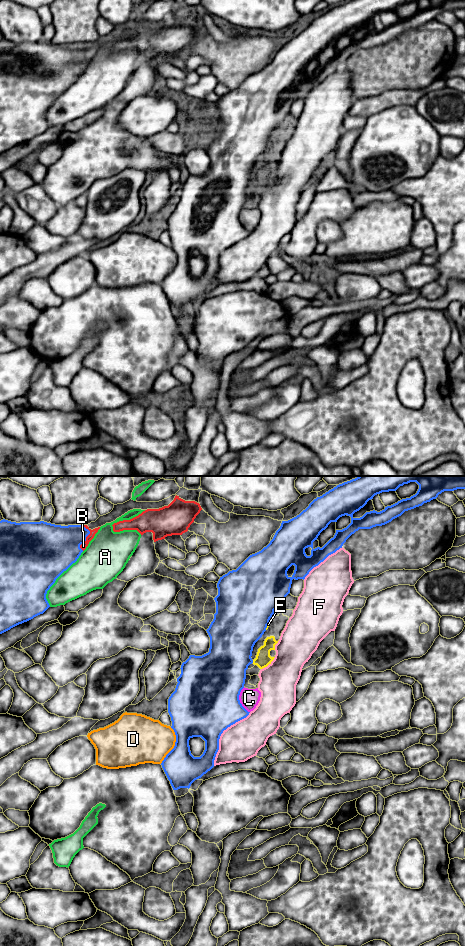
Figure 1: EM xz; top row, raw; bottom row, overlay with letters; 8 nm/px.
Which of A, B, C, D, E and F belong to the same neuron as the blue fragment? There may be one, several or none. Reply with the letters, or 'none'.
none

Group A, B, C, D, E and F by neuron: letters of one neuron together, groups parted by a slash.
A / B / C E / D / F

